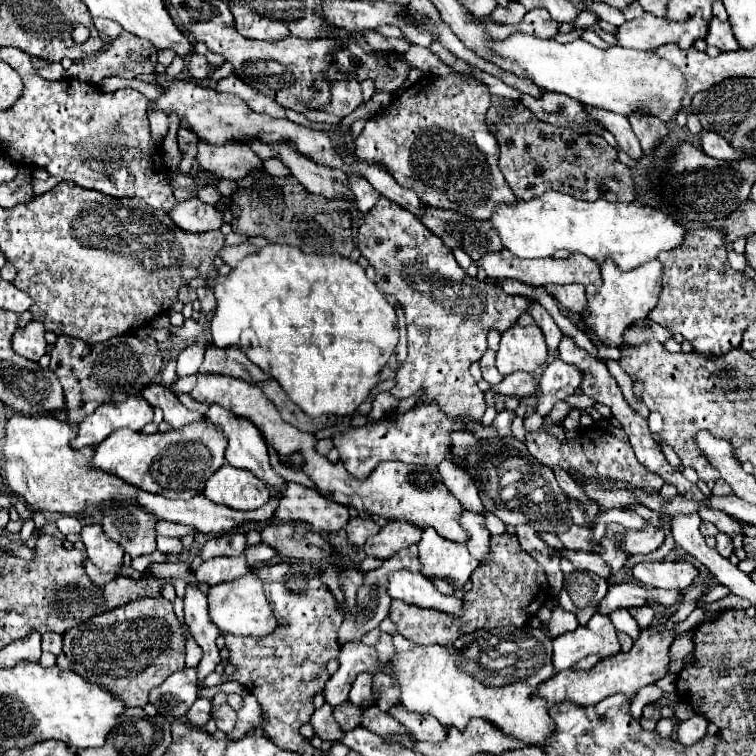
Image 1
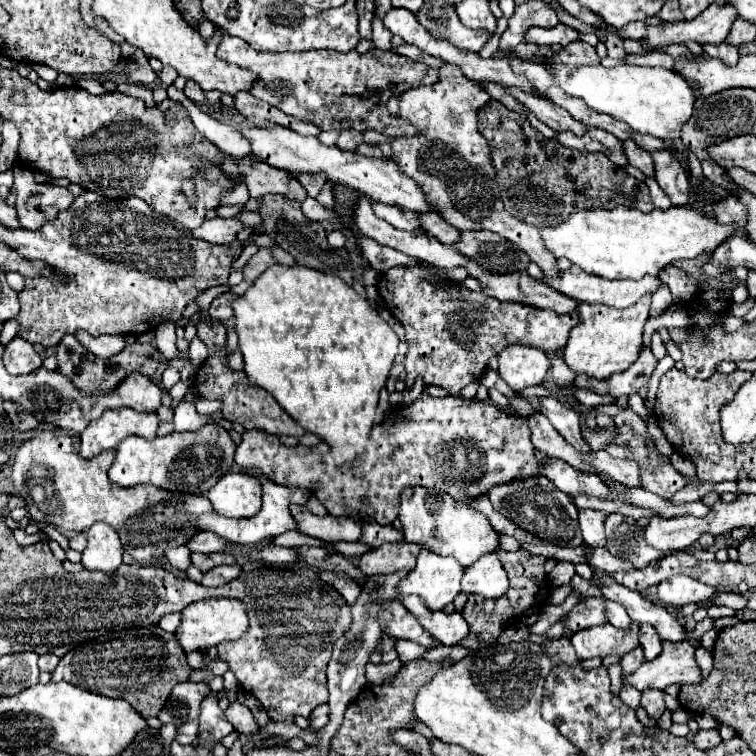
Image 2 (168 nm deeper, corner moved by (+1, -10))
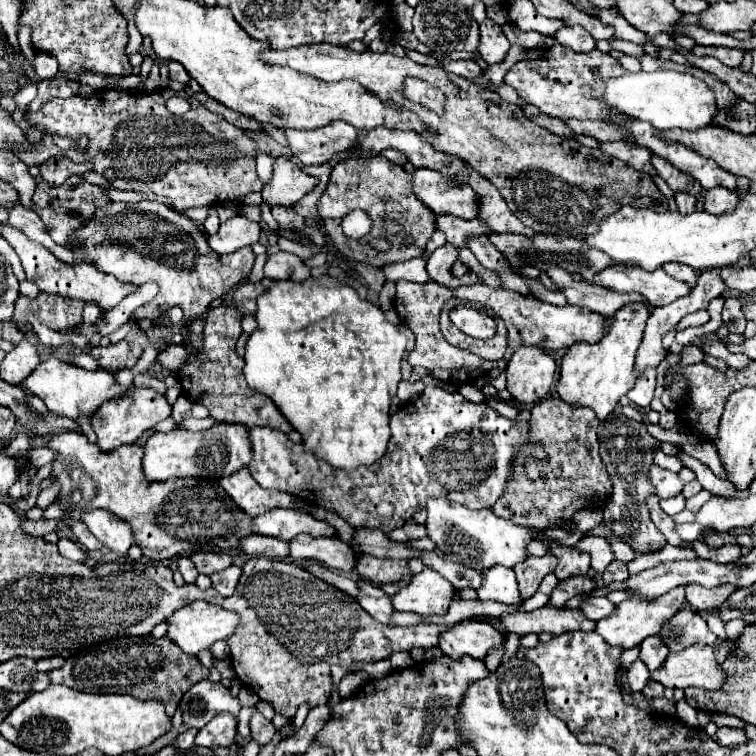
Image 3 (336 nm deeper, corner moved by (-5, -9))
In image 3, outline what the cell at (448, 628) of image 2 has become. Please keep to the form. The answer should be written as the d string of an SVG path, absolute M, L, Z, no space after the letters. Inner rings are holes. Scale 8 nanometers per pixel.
M466 621L456 623L450 631L440 635L440 649L450 659L460 659L470 655L474 659L484 659L490 649L504 645L504 635L498 633L490 623Z

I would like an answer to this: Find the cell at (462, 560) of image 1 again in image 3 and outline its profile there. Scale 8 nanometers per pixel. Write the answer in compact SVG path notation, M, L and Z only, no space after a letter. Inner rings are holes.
M424 567L422 573L412 577L408 587L392 597L392 607L396 611L418 613L422 617L444 615L454 599L452 589L452 583L448 583L442 575L436 575L436 571L430 567Z

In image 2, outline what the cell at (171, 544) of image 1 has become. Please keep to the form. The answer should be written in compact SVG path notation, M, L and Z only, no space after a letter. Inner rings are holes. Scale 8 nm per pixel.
M176 546L176 548L168 548L166 550L166 558L168 562L178 568L178 570L186 570L190 564L190 550L186 546Z

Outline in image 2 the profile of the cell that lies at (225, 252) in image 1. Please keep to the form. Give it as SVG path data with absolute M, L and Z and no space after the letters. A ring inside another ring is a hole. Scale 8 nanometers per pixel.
M260 248L248 262L246 262L246 266L242 268L242 272L244 272L244 280L246 282L254 282L268 266L272 266L274 264L274 258L272 258L272 254L270 254L270 250L268 248Z

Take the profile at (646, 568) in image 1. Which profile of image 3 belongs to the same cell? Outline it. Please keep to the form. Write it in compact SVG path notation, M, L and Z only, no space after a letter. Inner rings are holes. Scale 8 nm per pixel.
M686 585L686 601L692 605L696 611L710 611L710 609L720 609L724 601L736 591L736 585L720 585L714 589L702 587L702 585Z

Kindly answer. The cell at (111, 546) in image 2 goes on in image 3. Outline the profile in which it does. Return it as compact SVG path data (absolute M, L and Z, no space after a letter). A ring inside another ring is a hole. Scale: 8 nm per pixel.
M88 511L82 521L96 539L100 539L110 551L118 555L126 555L130 545L134 543L128 523L116 519L116 515L112 515L110 511Z

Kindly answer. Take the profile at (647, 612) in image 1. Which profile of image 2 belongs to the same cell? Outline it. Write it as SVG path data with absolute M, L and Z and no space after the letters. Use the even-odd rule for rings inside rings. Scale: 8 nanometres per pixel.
M640 624L640 644L644 648L646 660L652 660L662 652L662 640L650 624Z

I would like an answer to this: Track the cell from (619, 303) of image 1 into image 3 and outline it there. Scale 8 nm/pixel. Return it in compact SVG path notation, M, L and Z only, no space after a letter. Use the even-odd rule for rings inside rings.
M638 303L626 305L620 311L616 311L614 321L608 329L608 335L602 341L594 345L574 343L572 347L568 347L560 361L560 379L556 385L560 399L566 401L568 405L590 407L594 409L596 417L604 421L604 417L614 411L620 397L634 387L634 381L636 381L634 361L636 361L636 351L638 351L648 315L650 311L644 305L638 305Z

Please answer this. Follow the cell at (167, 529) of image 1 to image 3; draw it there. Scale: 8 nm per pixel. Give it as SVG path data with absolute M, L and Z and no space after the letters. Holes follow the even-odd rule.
M250 535L242 539L240 551L246 555L266 555L266 557L284 559L288 557L288 543L284 543L282 539L272 539L264 535Z

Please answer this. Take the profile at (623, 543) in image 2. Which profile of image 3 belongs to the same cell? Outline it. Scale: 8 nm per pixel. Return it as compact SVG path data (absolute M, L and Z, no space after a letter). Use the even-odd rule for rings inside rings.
M612 411L600 423L598 443L600 457L606 463L608 477L614 483L610 503L604 509L604 525L610 527L616 537L620 537L638 553L646 553L650 547L664 547L666 539L650 521L650 511L646 505L646 499L654 495L652 483L648 483L648 467L654 465L654 451L660 449L662 443L648 433L642 421L628 419L620 411Z

